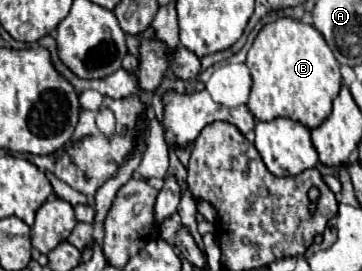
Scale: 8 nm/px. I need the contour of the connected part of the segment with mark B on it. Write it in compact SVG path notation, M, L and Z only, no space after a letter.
M286 16L262 26L248 50L246 66L252 74L250 112L258 120L284 116L298 120L308 128L316 128L332 112L332 102L342 86L340 64L324 36L312 24Z

